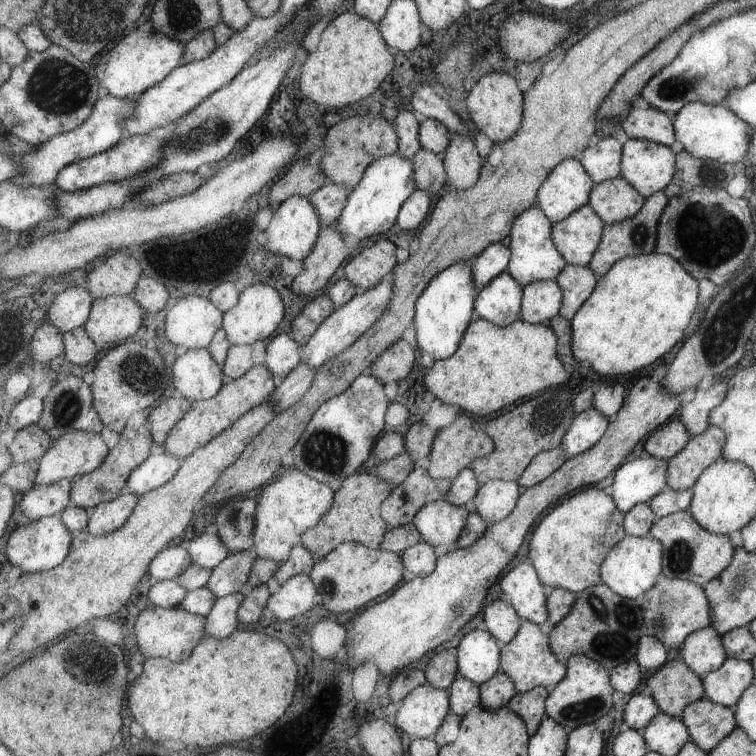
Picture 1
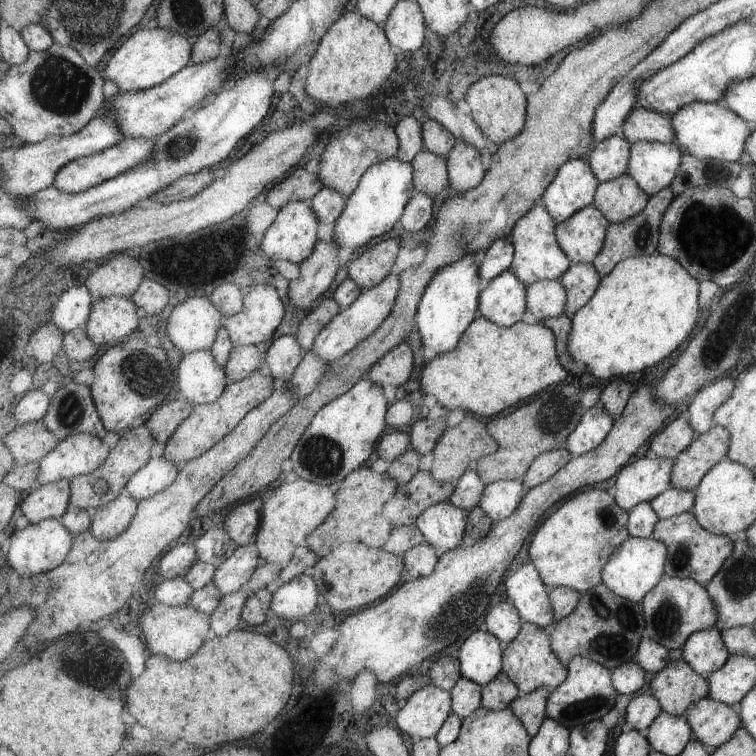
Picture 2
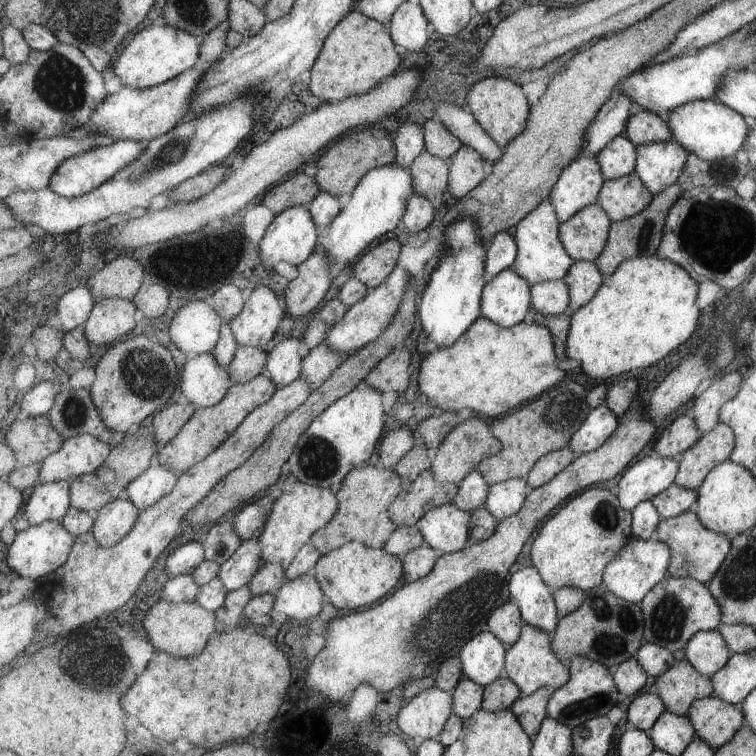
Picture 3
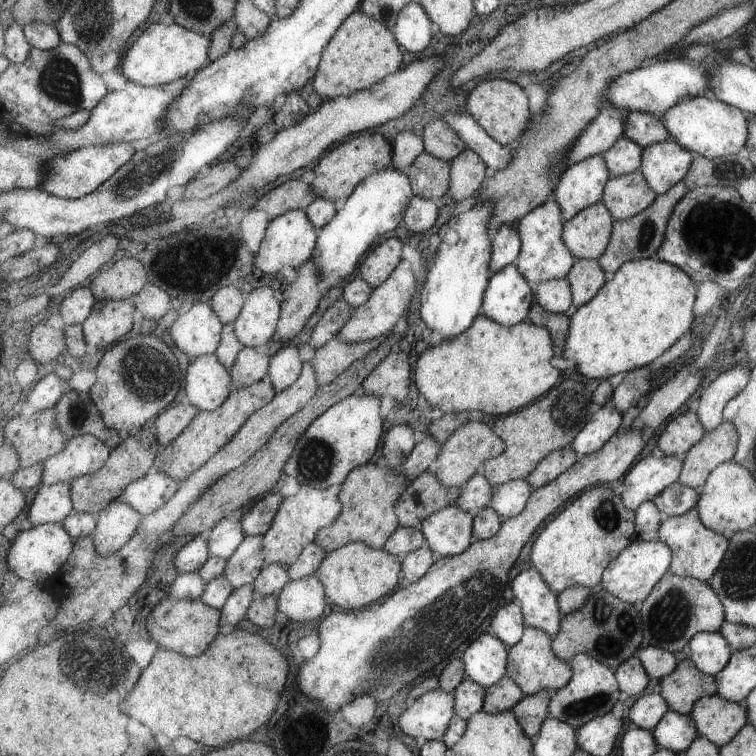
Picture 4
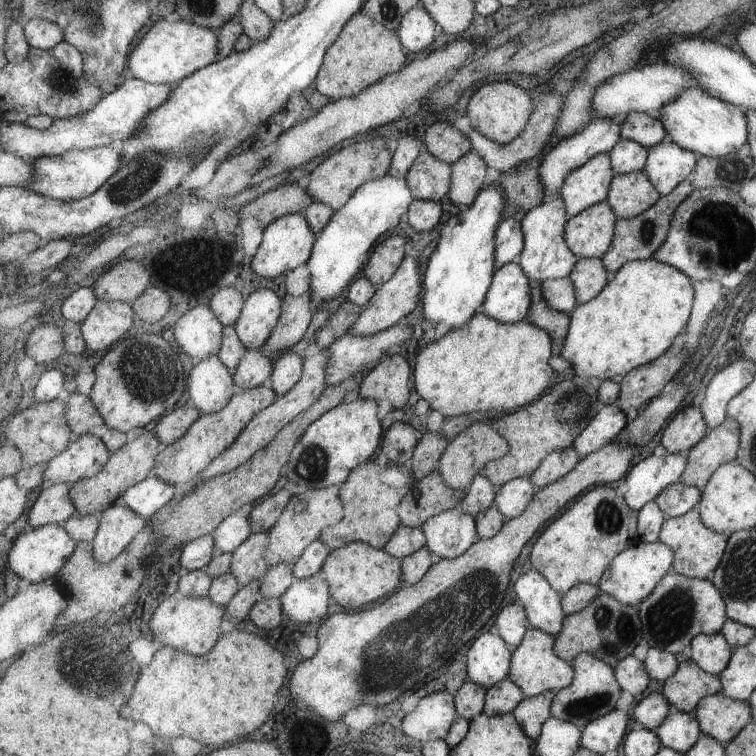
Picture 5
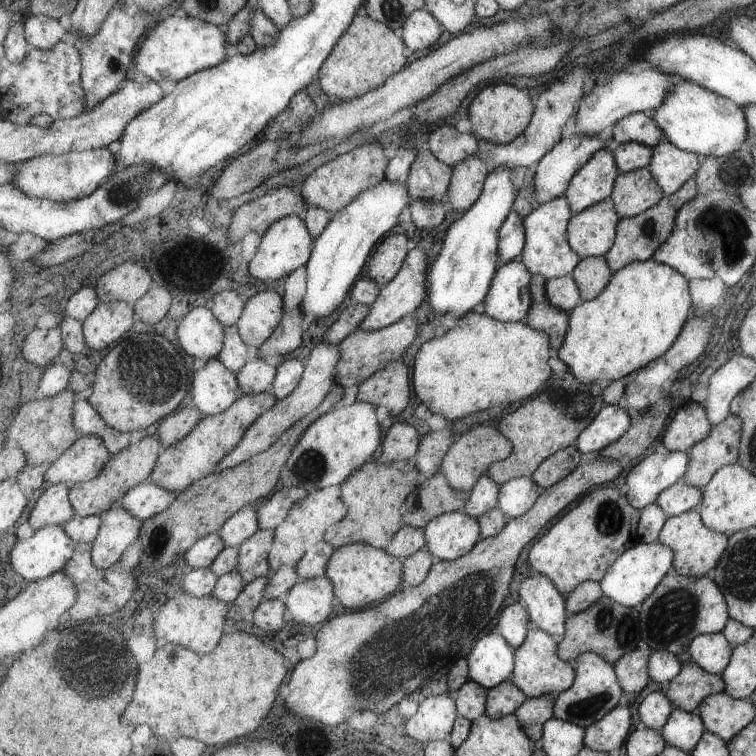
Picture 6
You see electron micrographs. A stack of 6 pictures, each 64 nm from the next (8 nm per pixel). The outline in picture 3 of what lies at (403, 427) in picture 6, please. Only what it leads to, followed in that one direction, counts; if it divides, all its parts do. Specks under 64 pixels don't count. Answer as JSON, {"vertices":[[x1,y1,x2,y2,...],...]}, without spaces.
{"vertices":[[392,425,380,444,380,459,385,467,393,468,415,446,415,434,403,425]]}

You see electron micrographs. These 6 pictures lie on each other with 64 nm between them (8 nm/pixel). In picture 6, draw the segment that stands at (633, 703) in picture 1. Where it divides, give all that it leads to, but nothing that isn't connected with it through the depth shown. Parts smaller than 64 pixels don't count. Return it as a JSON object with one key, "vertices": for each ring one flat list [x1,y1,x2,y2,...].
{"vertices":[[660,691,649,693,638,706,638,716,645,726,660,731,674,712,674,702]]}

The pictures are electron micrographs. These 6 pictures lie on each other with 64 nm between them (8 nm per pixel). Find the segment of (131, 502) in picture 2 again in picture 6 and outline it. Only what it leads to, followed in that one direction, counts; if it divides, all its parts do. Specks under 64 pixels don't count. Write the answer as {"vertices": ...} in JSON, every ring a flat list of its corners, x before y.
{"vertices":[[125,507,108,510,94,540,92,559,96,567,109,570,119,563,125,550,139,539,144,521,131,514]]}

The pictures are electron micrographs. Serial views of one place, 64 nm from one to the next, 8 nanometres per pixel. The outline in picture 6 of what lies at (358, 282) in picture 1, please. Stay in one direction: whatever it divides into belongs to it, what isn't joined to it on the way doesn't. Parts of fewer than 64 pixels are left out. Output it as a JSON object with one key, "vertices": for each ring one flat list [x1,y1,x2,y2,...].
{"vertices":[[405,234,387,236,367,261,366,272,381,287,389,284,403,268,410,254]]}

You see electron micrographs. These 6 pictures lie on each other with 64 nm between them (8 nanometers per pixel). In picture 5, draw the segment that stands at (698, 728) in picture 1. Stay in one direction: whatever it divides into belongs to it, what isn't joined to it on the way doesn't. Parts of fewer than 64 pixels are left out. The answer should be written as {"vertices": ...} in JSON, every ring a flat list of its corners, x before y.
{"vertices":[[722,693,703,698,697,714,702,732,727,744,754,720,754,710,749,702,729,698]]}

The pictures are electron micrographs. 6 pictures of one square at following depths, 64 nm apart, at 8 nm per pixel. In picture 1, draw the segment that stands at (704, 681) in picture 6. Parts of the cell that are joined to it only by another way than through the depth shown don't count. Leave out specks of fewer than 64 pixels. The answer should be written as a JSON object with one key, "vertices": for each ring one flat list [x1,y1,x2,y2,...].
{"vertices":[[682,658,667,661,647,684,662,712,677,718,682,718,687,706,706,697,702,678]]}

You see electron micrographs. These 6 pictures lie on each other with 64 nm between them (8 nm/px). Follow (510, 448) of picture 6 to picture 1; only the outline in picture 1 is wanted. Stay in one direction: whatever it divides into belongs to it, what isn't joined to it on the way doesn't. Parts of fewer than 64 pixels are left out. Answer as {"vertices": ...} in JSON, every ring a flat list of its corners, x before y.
{"vertices":[[461,415,451,427,440,430,440,434,429,456,429,475,433,479,448,479,453,482,462,470,473,468,474,462,478,458,493,453,495,449,495,441,490,434,487,434,486,429,481,428,481,424,473,416]]}

